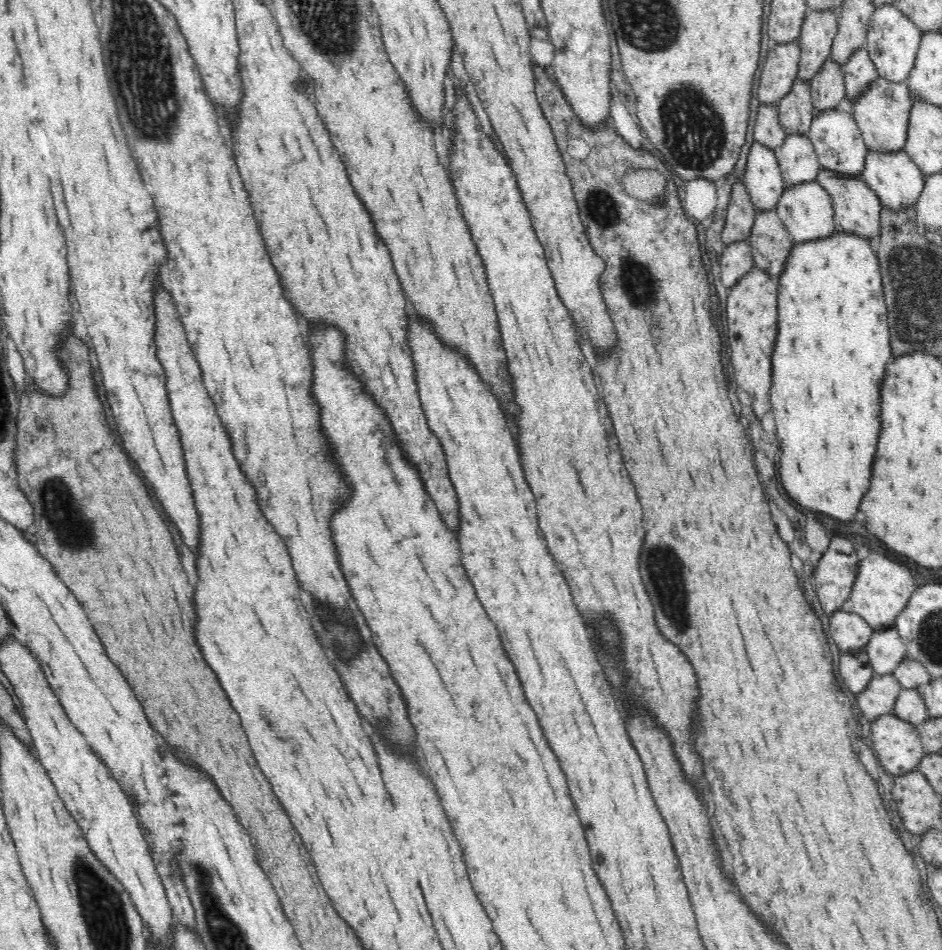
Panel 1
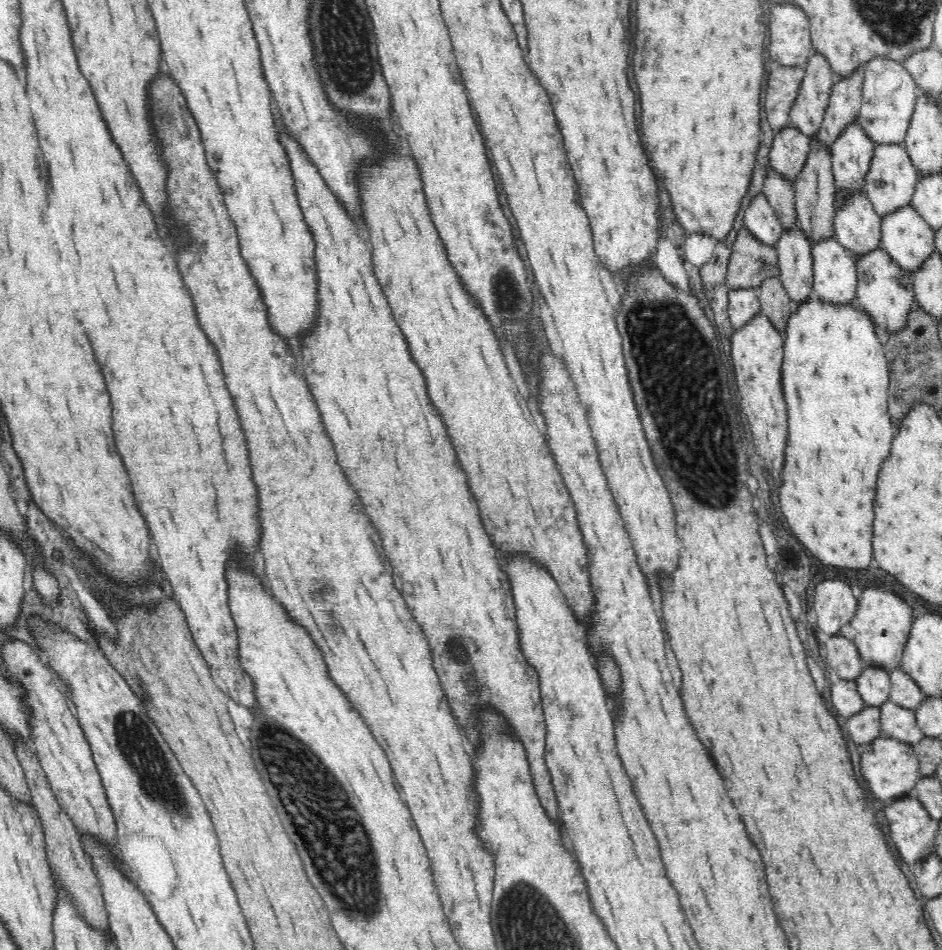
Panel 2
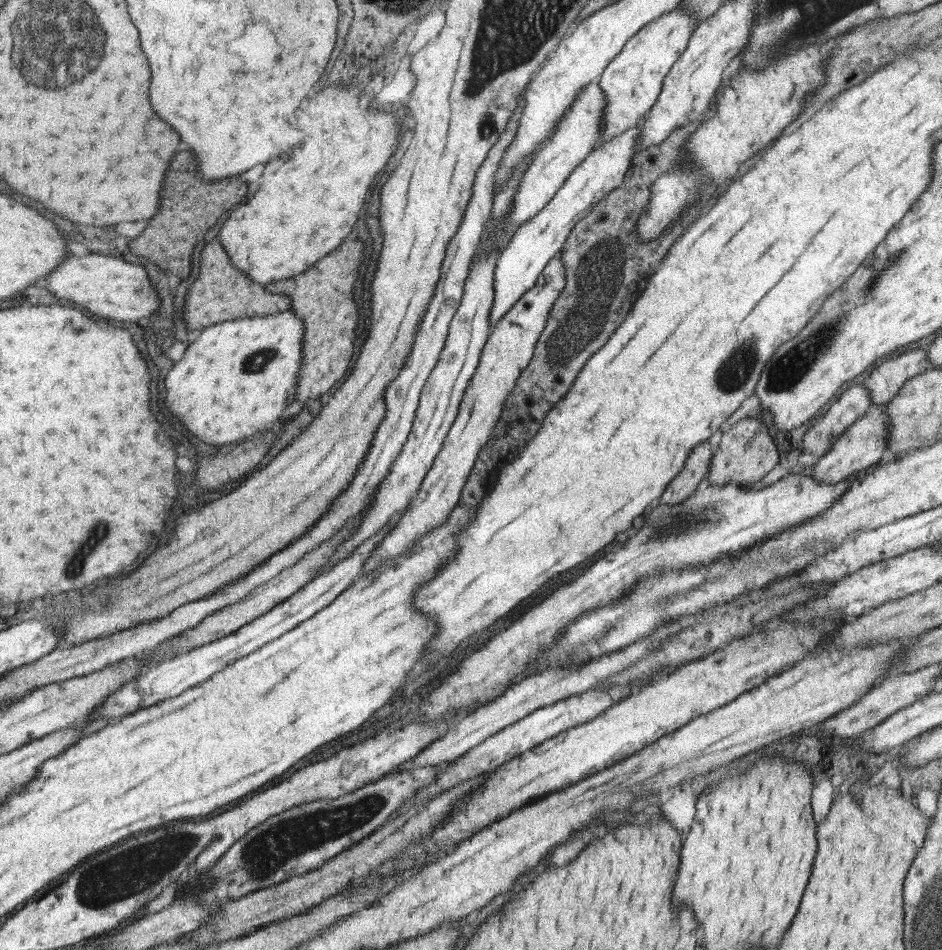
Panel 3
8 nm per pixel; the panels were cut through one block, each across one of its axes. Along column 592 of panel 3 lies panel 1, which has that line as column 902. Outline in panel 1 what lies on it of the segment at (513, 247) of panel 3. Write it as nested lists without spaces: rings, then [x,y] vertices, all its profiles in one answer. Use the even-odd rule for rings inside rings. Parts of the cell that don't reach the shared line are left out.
[[[867,148],[864,156],[864,170],[861,172],[861,179],[875,192],[875,196],[883,206],[891,210],[899,210],[913,206],[922,194],[924,188],[924,174],[914,164],[909,154],[903,150],[870,150]]]

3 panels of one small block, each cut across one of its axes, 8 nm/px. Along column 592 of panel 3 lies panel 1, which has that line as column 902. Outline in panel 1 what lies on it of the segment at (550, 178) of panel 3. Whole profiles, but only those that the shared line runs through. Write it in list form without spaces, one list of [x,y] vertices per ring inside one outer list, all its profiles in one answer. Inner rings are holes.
[[[876,78],[854,98],[851,115],[857,122],[863,141],[870,150],[903,150],[908,132],[908,118],[912,96],[905,82],[891,82],[885,78]]]

